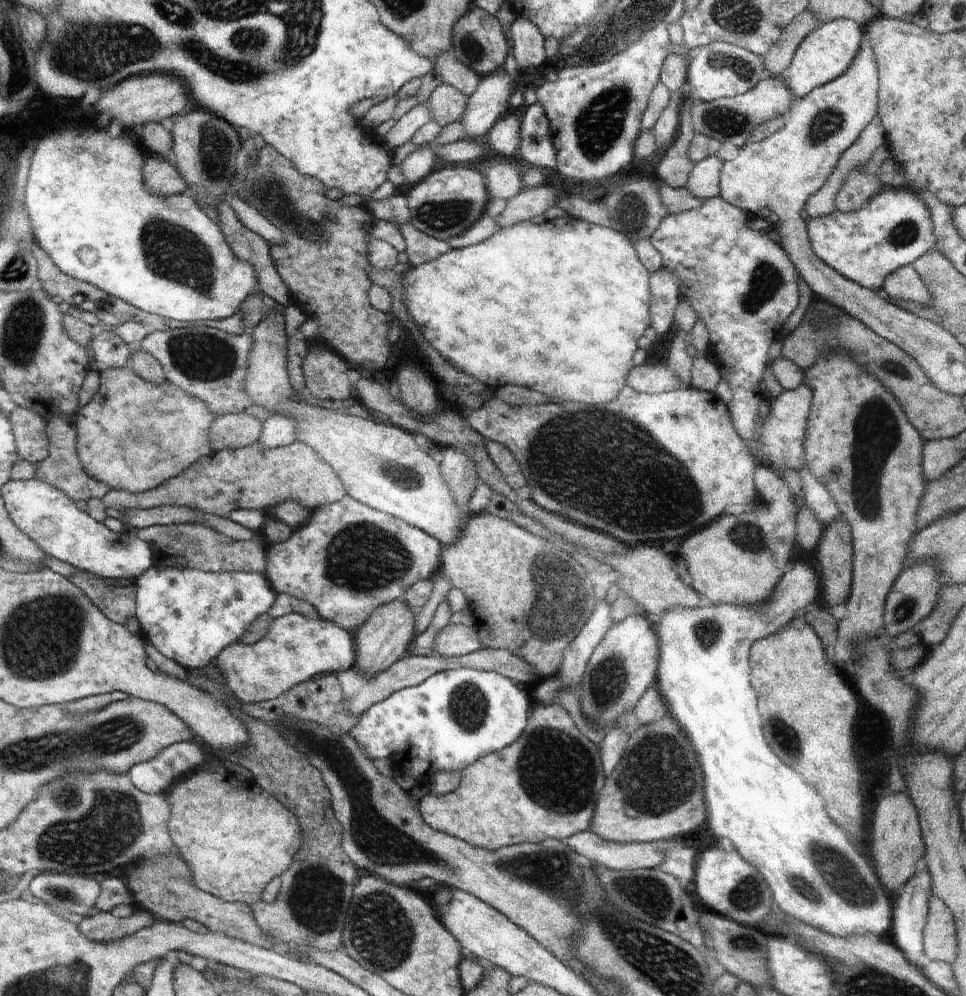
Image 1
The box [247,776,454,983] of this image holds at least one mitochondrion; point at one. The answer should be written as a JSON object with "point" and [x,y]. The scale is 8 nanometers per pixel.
{"point":[381,934]}

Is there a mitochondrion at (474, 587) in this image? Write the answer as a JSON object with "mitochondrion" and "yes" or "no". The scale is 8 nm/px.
{"mitochondrion":"no"}

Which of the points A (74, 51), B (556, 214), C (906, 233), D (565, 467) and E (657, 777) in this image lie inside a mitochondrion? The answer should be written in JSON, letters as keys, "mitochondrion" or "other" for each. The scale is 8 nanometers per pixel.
{"A":"mitochondrion","B":"other","C":"mitochondrion","D":"mitochondrion","E":"mitochondrion"}

